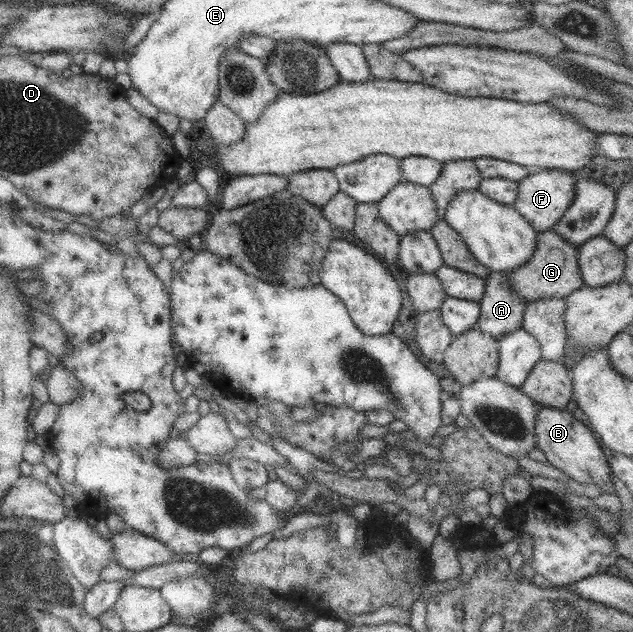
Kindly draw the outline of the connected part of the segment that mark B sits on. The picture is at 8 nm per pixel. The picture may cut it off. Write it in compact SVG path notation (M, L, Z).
M537 402L536 404L538 404L534 427L536 445L544 452L548 462L578 483L596 485L602 494L616 494L609 460L606 458L600 441L598 442L596 439L597 435L591 428L574 418L574 415L566 409L546 407L546 405Z

